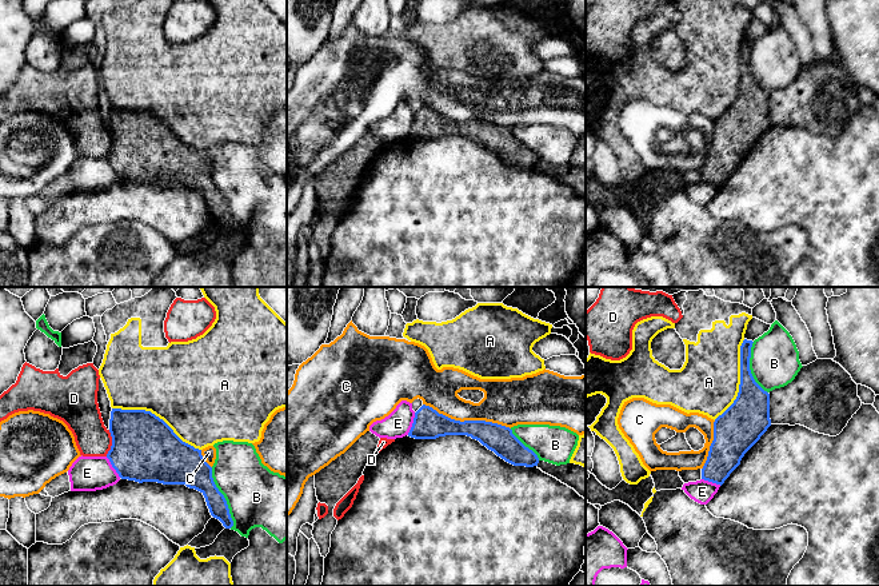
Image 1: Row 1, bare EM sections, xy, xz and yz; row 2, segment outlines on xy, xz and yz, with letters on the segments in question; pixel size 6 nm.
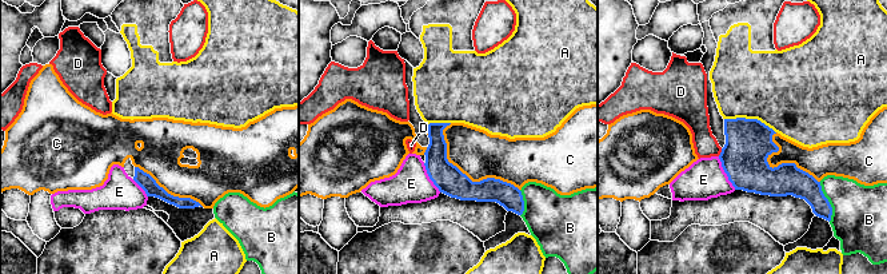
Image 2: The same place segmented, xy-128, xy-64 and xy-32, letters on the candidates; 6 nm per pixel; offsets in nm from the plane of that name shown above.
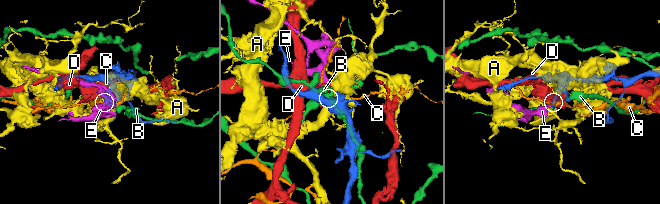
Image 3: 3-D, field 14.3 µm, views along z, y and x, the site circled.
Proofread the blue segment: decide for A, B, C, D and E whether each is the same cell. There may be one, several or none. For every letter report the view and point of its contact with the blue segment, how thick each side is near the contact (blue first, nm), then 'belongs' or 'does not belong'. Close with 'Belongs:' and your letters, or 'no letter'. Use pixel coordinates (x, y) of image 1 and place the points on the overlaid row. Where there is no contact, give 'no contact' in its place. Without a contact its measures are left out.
A: xy (155, 415) | 400/480 nm | does not belong
B: xy (224, 498) | 190/360 nm | does not belong
C: xz (467, 421) | 180/260 nm | does not belong
D: xy (112, 443) | 400/220 nm | does not belong
E: xz (412, 423) | 180/160 nm | does not belong
Belongs: no letter

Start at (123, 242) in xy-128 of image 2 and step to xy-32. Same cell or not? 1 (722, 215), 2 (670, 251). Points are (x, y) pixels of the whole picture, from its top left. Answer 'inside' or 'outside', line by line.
1: outside
2: inside

